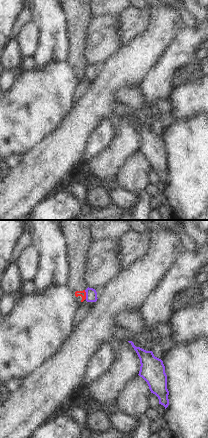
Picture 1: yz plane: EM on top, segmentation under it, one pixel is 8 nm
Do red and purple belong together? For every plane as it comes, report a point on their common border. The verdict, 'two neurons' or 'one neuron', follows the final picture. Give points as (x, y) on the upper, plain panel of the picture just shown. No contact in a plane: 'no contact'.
meets red at (85, 70)

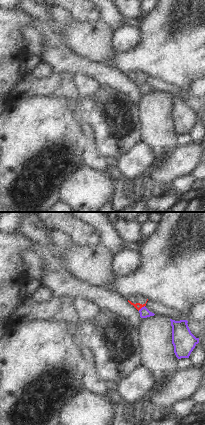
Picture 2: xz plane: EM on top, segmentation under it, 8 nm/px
meets red at (141, 83)

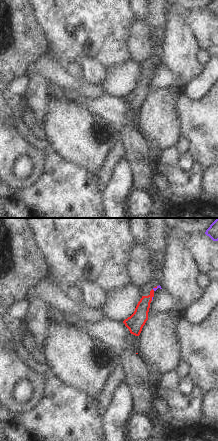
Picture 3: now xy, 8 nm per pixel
meets red at (154, 63)

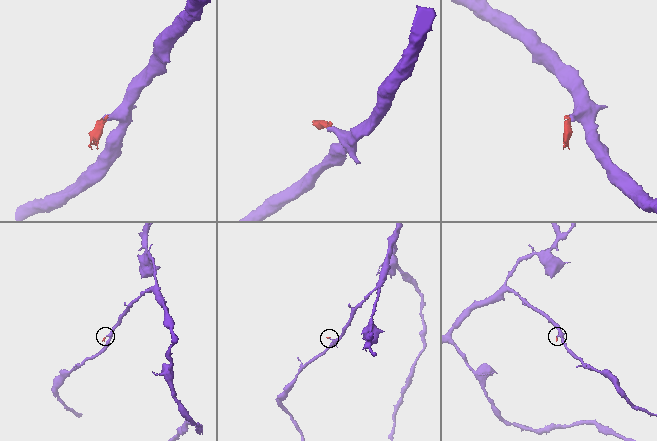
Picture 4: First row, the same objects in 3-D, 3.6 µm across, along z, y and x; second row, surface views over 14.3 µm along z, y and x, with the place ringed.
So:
two neurons

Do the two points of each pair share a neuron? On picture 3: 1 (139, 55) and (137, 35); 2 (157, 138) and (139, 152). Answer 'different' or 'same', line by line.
1: same
2: different

